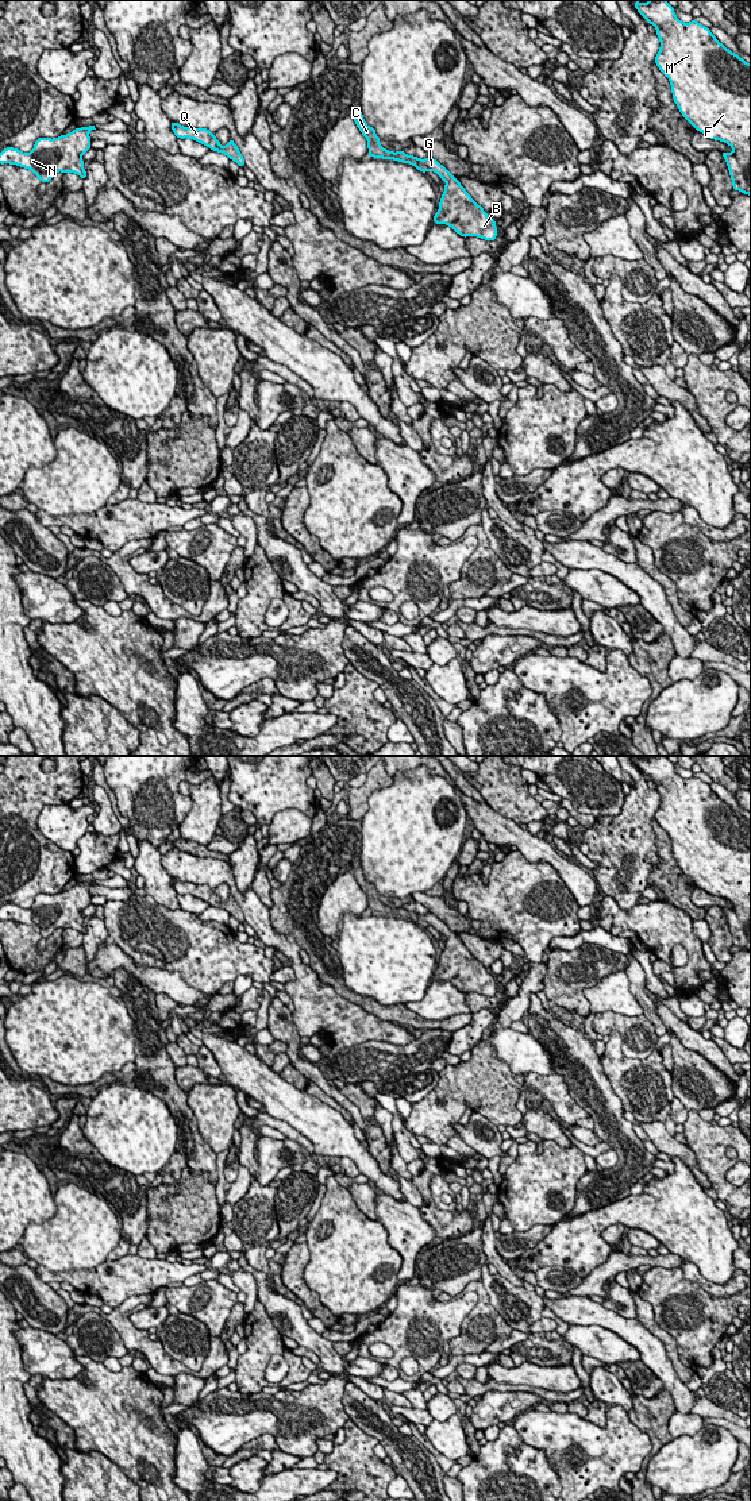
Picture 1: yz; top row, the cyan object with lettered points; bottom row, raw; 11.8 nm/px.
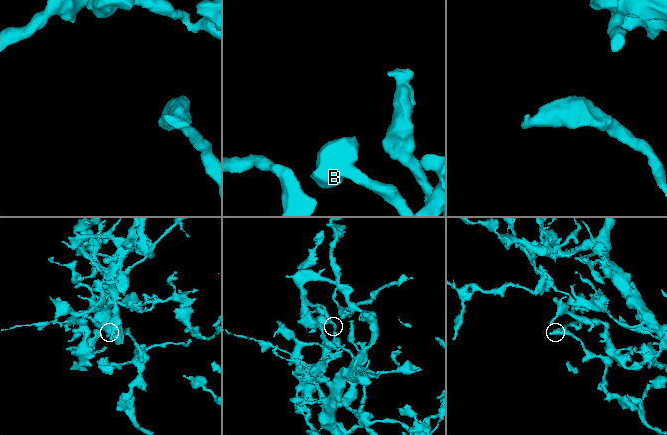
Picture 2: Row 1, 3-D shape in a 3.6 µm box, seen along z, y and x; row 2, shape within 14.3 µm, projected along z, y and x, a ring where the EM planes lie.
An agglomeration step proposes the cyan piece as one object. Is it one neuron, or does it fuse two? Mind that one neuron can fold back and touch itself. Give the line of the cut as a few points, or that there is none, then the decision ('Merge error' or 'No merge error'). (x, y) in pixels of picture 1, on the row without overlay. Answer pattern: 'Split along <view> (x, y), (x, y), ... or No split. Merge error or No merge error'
No split. No merge error

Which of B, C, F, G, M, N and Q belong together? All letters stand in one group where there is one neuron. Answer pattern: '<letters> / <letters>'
B C F G M N Q

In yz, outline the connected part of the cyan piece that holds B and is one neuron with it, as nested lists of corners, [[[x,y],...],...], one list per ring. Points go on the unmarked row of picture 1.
[[[361,867],[351,871],[362,891],[367,895],[369,912],[400,917],[411,919],[417,926],[427,929],[432,926],[447,939],[442,950],[439,965],[434,972],[435,980],[447,980],[461,992],[478,992],[485,996],[496,996],[496,976],[490,975],[478,961],[461,938],[436,915],[428,912],[420,915],[407,911],[404,907],[389,907],[380,900],[380,894],[373,883],[369,883]]]

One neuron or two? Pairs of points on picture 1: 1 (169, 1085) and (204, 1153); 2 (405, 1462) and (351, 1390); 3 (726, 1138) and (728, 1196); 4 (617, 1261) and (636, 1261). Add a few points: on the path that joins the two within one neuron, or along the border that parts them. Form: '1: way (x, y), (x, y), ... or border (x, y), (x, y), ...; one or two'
1: way (177, 1102), (187, 1115), (188, 1137); one
2: way (396, 1444), (364, 1408); one
3: way (717, 1153), (719, 1181); one
4: way (622, 1261), (632, 1261); one

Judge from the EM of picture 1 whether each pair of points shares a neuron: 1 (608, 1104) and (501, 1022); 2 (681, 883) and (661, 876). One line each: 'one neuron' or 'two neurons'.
1: two neurons
2: one neuron

